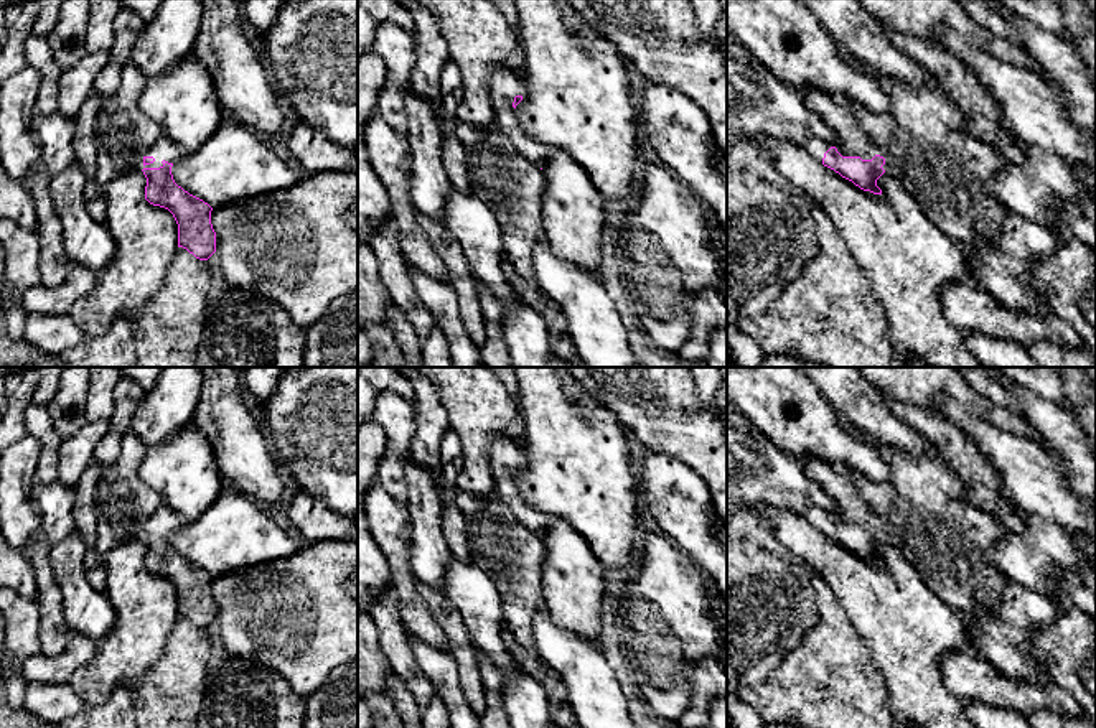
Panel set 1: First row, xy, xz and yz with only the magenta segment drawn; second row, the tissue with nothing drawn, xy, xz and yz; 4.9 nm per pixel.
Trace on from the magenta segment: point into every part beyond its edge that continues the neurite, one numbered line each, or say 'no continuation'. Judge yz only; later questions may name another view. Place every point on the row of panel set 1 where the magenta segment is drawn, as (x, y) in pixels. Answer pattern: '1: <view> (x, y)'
1: yz (851, 140)

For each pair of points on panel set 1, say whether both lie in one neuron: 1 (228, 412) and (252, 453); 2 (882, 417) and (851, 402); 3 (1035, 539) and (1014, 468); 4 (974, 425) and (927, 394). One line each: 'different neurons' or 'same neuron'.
1: same neuron
2: same neuron
3: different neurons
4: different neurons

